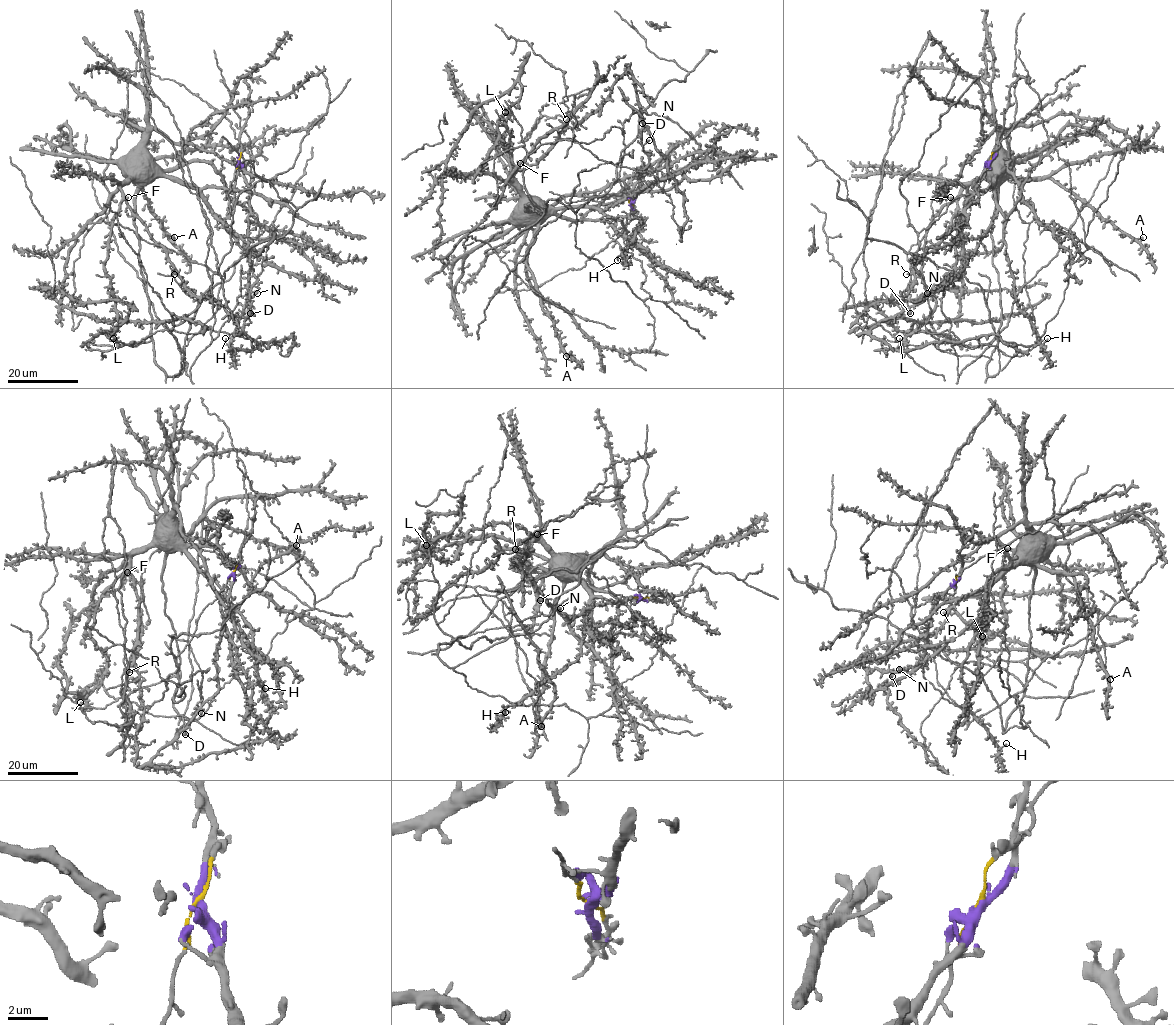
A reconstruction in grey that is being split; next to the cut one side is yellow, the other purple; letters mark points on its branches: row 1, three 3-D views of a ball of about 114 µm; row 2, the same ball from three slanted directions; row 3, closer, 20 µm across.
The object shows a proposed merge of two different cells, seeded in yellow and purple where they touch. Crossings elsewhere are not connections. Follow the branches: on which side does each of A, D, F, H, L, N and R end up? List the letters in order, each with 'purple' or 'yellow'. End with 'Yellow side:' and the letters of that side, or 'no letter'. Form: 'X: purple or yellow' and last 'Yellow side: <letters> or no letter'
A: yellow
D: purple
F: yellow
H: yellow
L: yellow
N: purple
R: yellow
Yellow side: A, F, H, L, R

